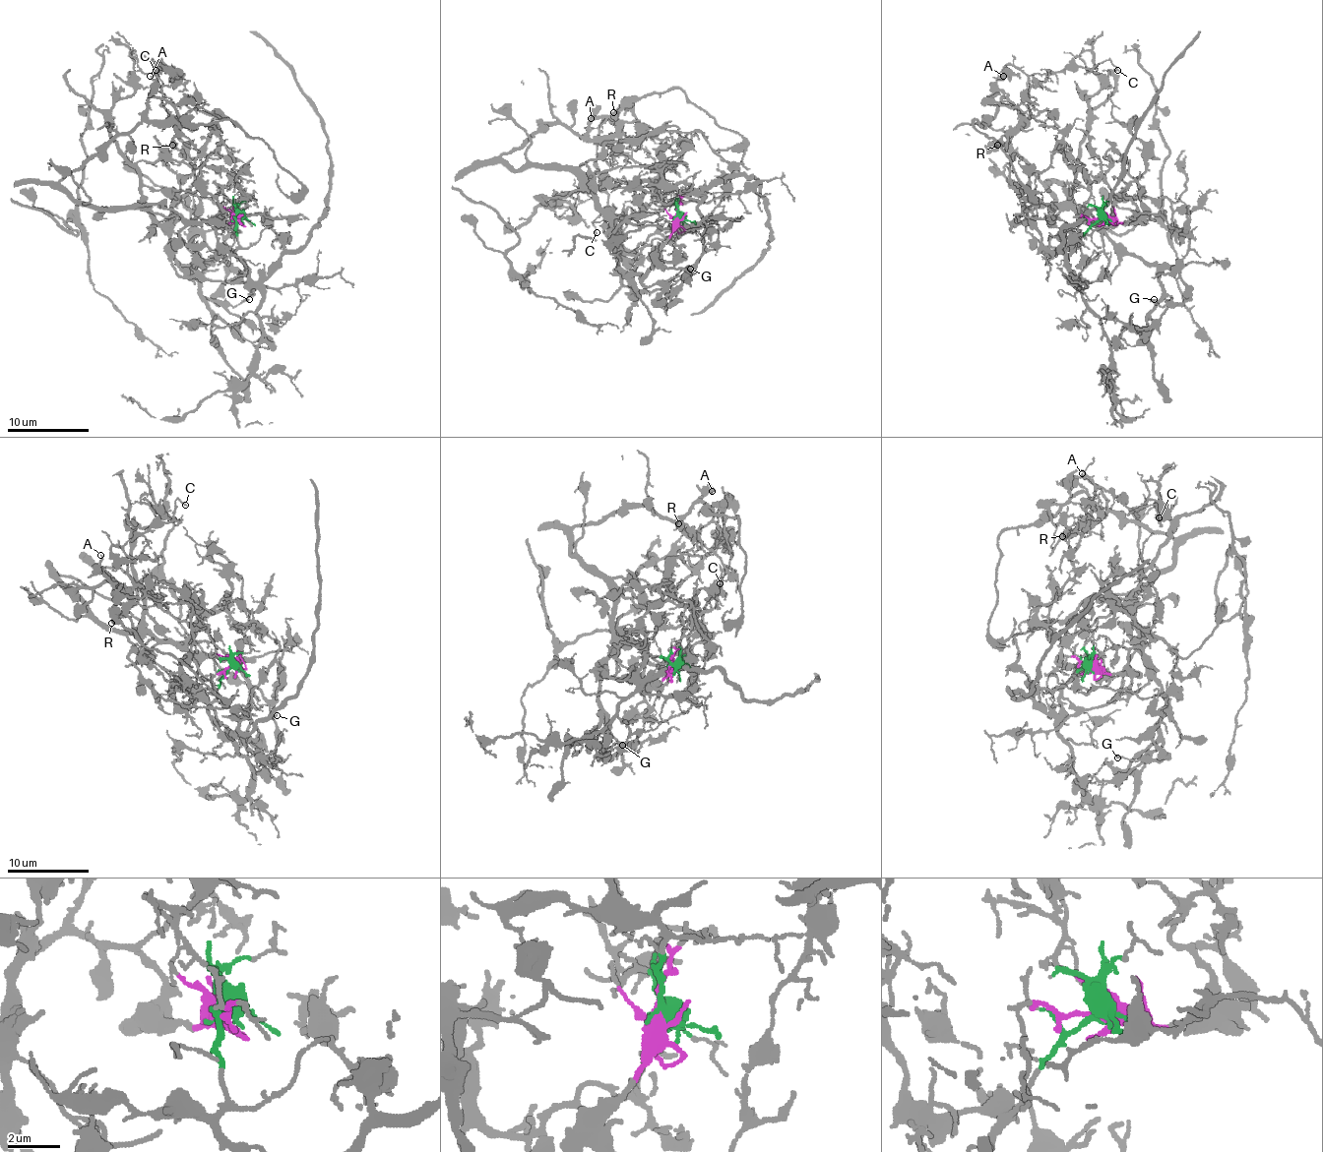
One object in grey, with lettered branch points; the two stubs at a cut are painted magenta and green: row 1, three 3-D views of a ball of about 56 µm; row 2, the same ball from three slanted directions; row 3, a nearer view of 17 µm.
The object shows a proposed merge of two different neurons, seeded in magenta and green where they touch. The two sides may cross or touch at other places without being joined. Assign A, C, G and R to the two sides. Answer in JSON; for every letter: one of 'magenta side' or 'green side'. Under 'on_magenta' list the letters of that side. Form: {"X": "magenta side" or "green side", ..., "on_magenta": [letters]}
{"A": "magenta side", "C": "magenta side", "G": "magenta side", "R": "magenta side", "on_magenta": ["A", "C", "G", "R"]}

